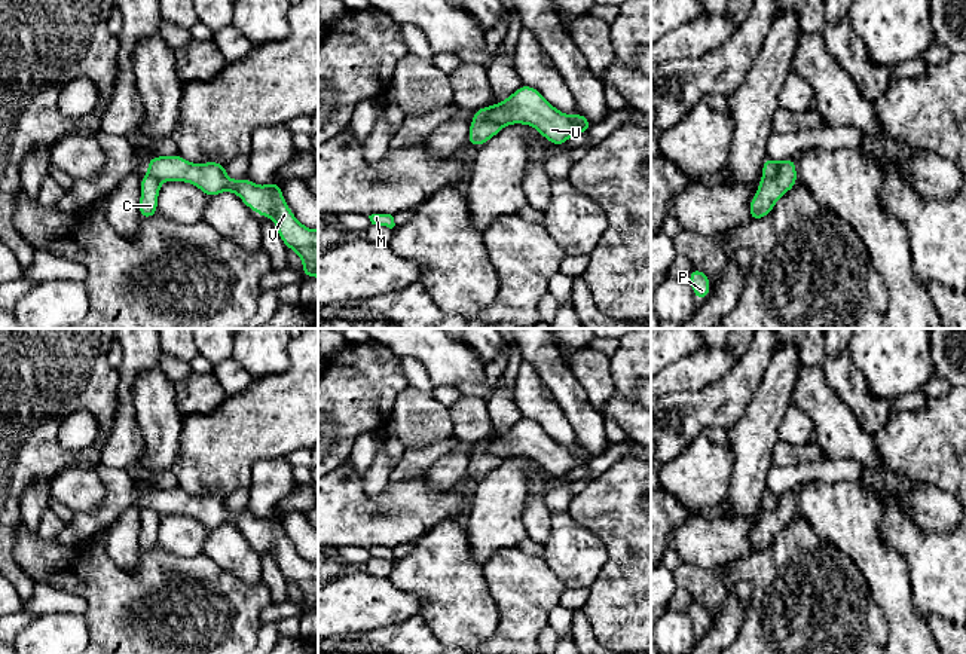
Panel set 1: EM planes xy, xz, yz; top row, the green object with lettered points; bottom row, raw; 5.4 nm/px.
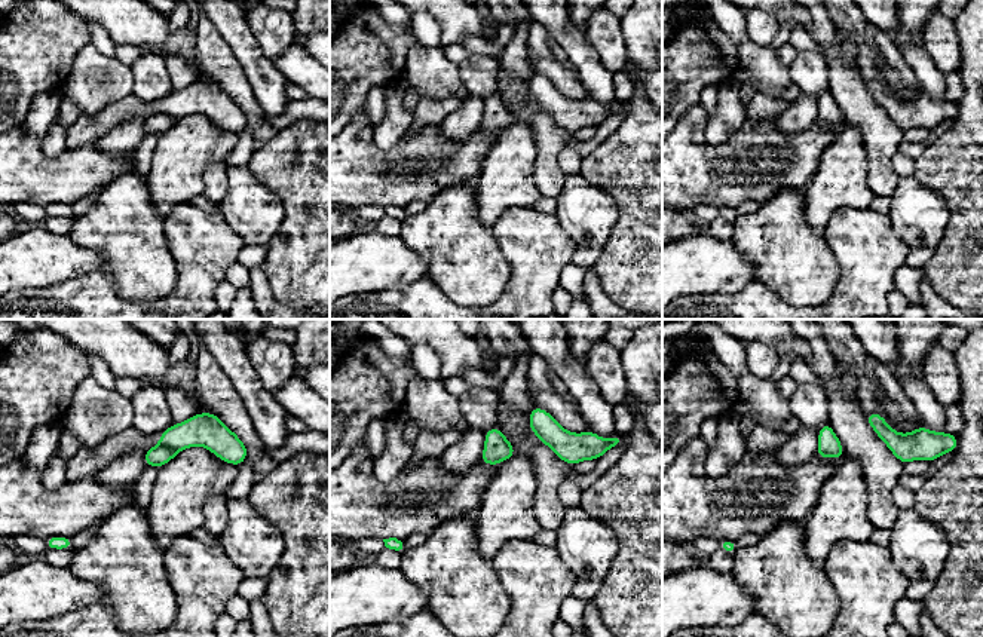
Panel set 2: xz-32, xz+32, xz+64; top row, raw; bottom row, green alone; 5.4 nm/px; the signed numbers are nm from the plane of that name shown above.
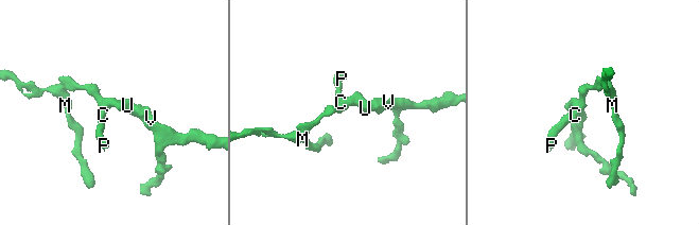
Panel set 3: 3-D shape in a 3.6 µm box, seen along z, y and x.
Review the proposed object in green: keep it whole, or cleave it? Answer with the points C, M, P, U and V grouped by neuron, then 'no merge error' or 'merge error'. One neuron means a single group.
groups C M P / U V; merge error

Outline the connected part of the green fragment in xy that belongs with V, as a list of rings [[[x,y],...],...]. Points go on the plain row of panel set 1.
[[[180,488],[149,492],[149,508],[162,514],[184,514],[201,522],[208,531],[221,525],[236,526],[250,543],[260,550],[270,550],[287,583],[294,583],[303,595],[302,609],[318,611],[318,562],[303,559],[287,538],[281,519],[273,513],[257,519],[247,510],[232,513],[226,508],[226,496],[192,496]]]

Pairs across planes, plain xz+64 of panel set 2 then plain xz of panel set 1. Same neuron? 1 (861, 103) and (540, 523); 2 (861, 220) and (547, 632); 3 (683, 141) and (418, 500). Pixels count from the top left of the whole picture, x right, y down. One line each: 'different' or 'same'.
1: same
2: different
3: same

